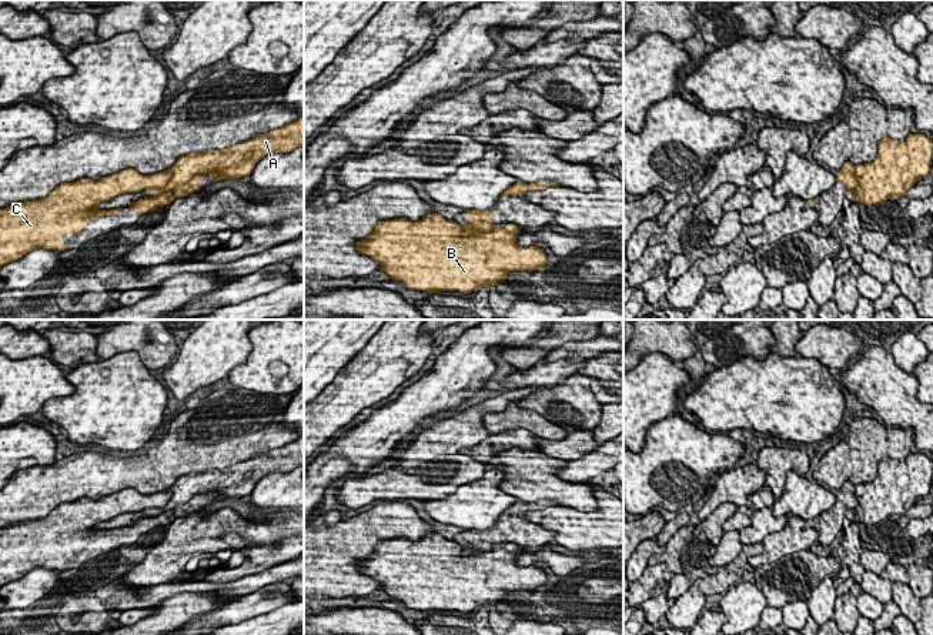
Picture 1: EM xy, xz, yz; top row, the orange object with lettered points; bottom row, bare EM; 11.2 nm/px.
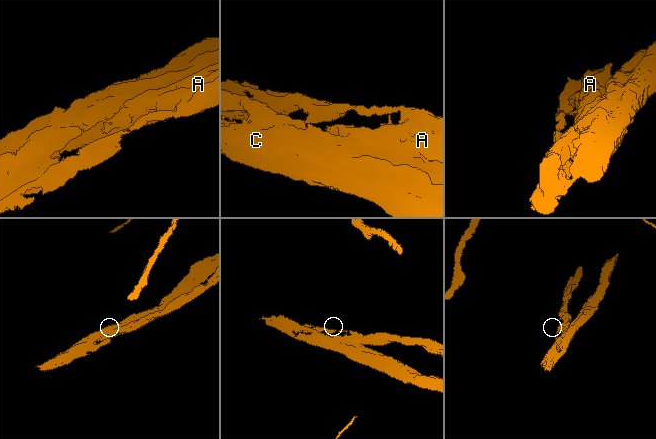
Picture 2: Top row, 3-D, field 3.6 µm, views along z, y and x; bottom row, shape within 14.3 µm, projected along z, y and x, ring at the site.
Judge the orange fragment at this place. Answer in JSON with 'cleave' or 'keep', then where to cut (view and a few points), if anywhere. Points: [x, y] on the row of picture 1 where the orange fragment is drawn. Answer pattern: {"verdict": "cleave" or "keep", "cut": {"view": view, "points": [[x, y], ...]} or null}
{"verdict": "cleave", "cut": {"view": "xy", "points": [[170, 169], [171, 179], [164, 190], [153, 197]]}}

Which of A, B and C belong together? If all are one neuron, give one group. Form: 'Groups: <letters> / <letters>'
Groups: A / B C

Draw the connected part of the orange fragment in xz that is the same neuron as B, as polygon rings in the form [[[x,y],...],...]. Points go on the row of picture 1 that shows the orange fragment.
[[[439,213],[428,214],[421,221],[412,223],[407,218],[379,221],[372,234],[355,244],[357,251],[369,255],[379,263],[381,271],[404,284],[405,288],[439,293],[458,291],[471,294],[488,285],[505,281],[509,271],[536,271],[548,263],[544,248],[516,244],[516,225],[505,224],[504,228],[492,231],[462,233],[471,228]]]

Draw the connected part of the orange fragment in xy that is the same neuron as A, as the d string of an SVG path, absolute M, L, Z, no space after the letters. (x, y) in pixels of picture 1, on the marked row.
M304 116L277 130L261 134L253 140L244 141L243 148L237 144L224 150L207 150L203 153L190 153L177 160L170 167L171 180L164 188L147 188L157 197L164 191L173 190L178 184L188 183L194 176L217 173L218 180L238 178L250 176L255 164L270 153L290 153L297 147L302 148L304 158Z

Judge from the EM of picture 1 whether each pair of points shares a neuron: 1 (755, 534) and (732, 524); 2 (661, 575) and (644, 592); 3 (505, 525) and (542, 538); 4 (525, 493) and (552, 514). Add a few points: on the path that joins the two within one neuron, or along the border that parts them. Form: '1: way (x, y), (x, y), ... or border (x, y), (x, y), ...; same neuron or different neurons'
1: border (751, 517), (751, 522), (739, 531); different neurons
2: way (656, 580), (648, 588); same neuron
3: way (514, 528), (534, 535); same neuron
4: border (561, 505), (582, 512), (594, 512); different neurons

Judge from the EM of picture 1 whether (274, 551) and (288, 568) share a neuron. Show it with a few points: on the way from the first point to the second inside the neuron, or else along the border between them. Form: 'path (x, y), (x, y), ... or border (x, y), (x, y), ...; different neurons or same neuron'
border (288, 560), (251, 574); different neurons

